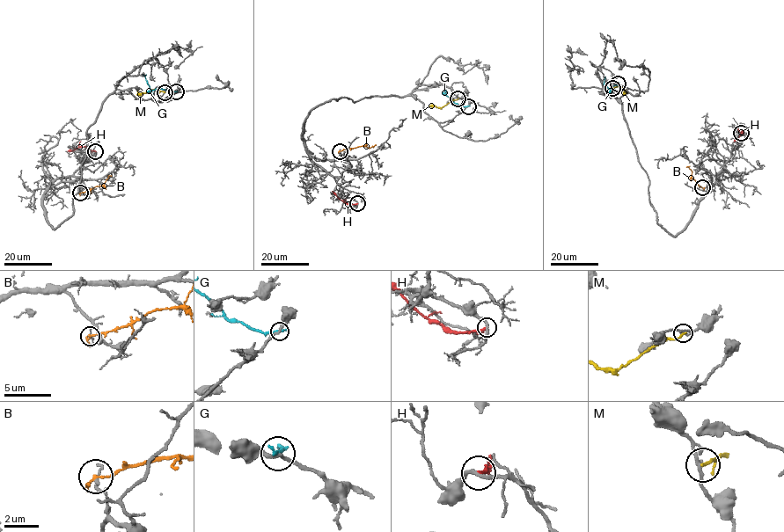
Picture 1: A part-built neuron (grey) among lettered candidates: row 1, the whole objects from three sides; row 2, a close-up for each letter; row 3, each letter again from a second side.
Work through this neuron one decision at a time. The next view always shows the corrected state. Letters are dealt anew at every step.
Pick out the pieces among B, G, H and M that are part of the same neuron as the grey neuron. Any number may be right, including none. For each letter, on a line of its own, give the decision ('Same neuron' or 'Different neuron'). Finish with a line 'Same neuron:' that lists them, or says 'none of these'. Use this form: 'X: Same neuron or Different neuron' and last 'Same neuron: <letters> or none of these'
B: Different neuron
G: Different neuron
H: Different neuron
M: Different neuron
Same neuron: none of these

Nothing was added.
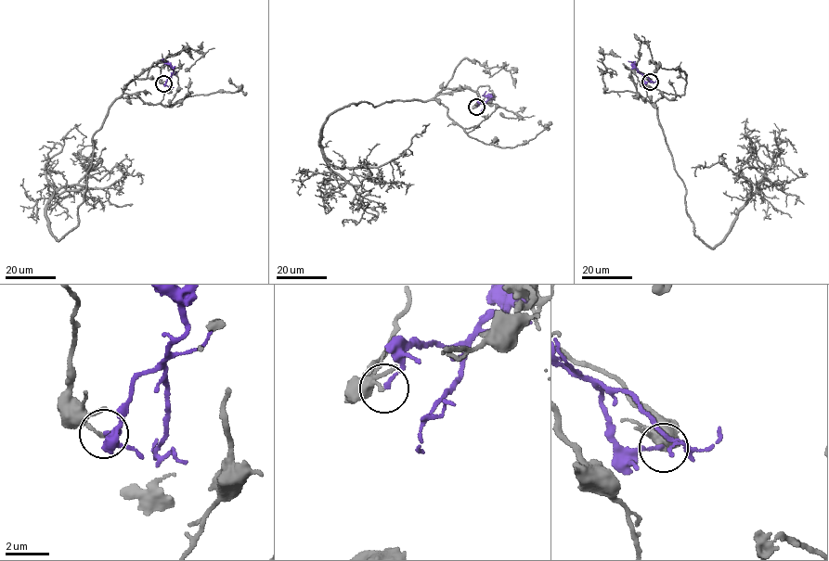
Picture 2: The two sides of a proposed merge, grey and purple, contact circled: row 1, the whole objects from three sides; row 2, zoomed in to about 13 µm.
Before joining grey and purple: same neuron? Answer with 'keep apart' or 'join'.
keep apart

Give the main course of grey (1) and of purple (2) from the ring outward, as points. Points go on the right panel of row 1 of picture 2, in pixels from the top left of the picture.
1: (650, 82), (631, 70), (705, 244), (724, 238), (761, 183), (757, 141), (796, 175)
2: (650, 82), (645, 82), (634, 63), (628, 60)

